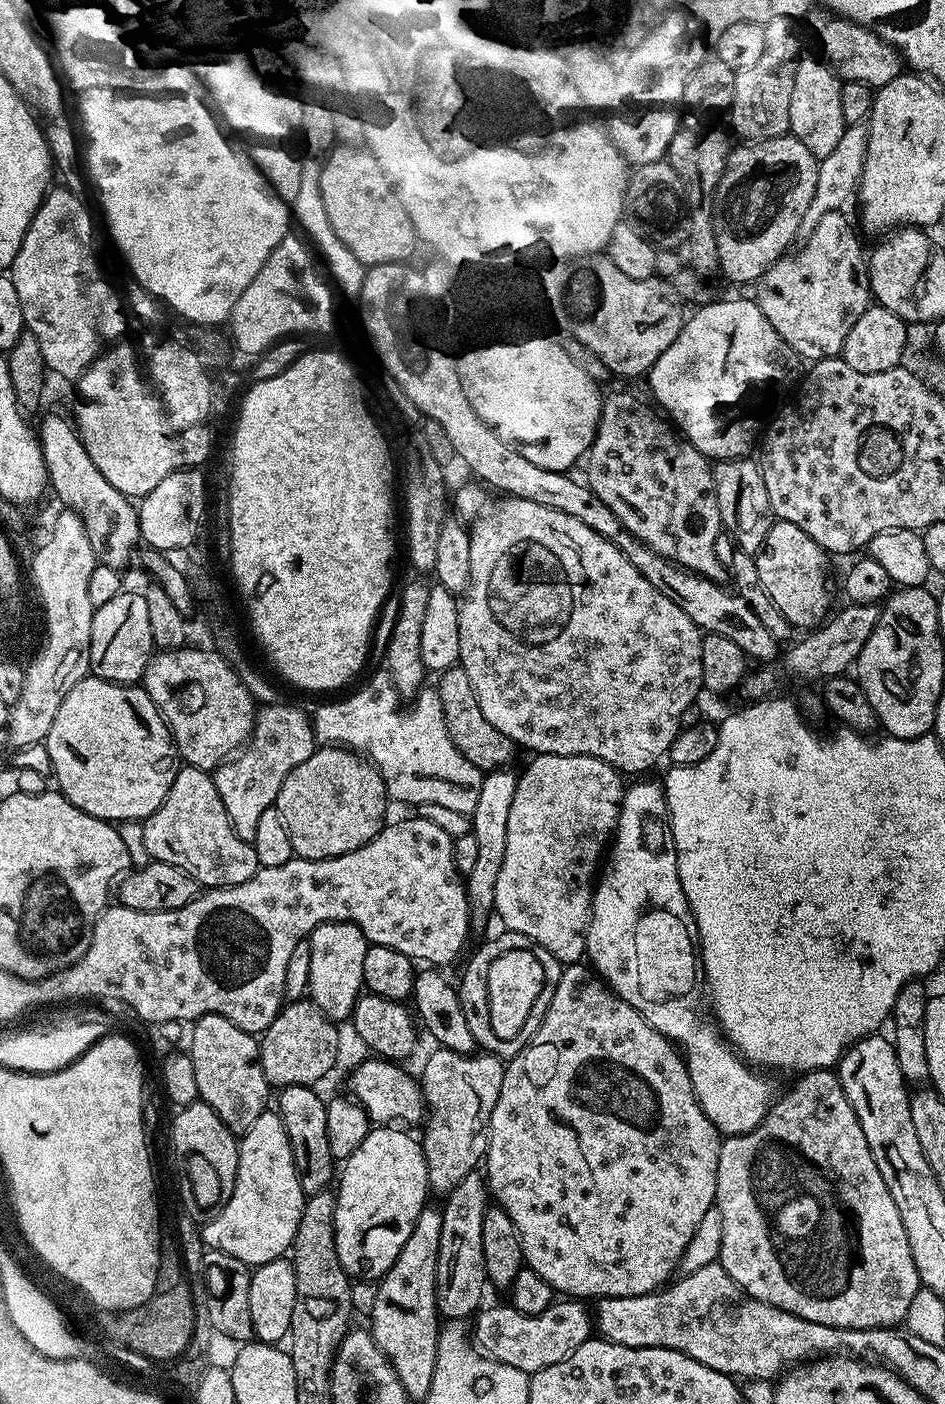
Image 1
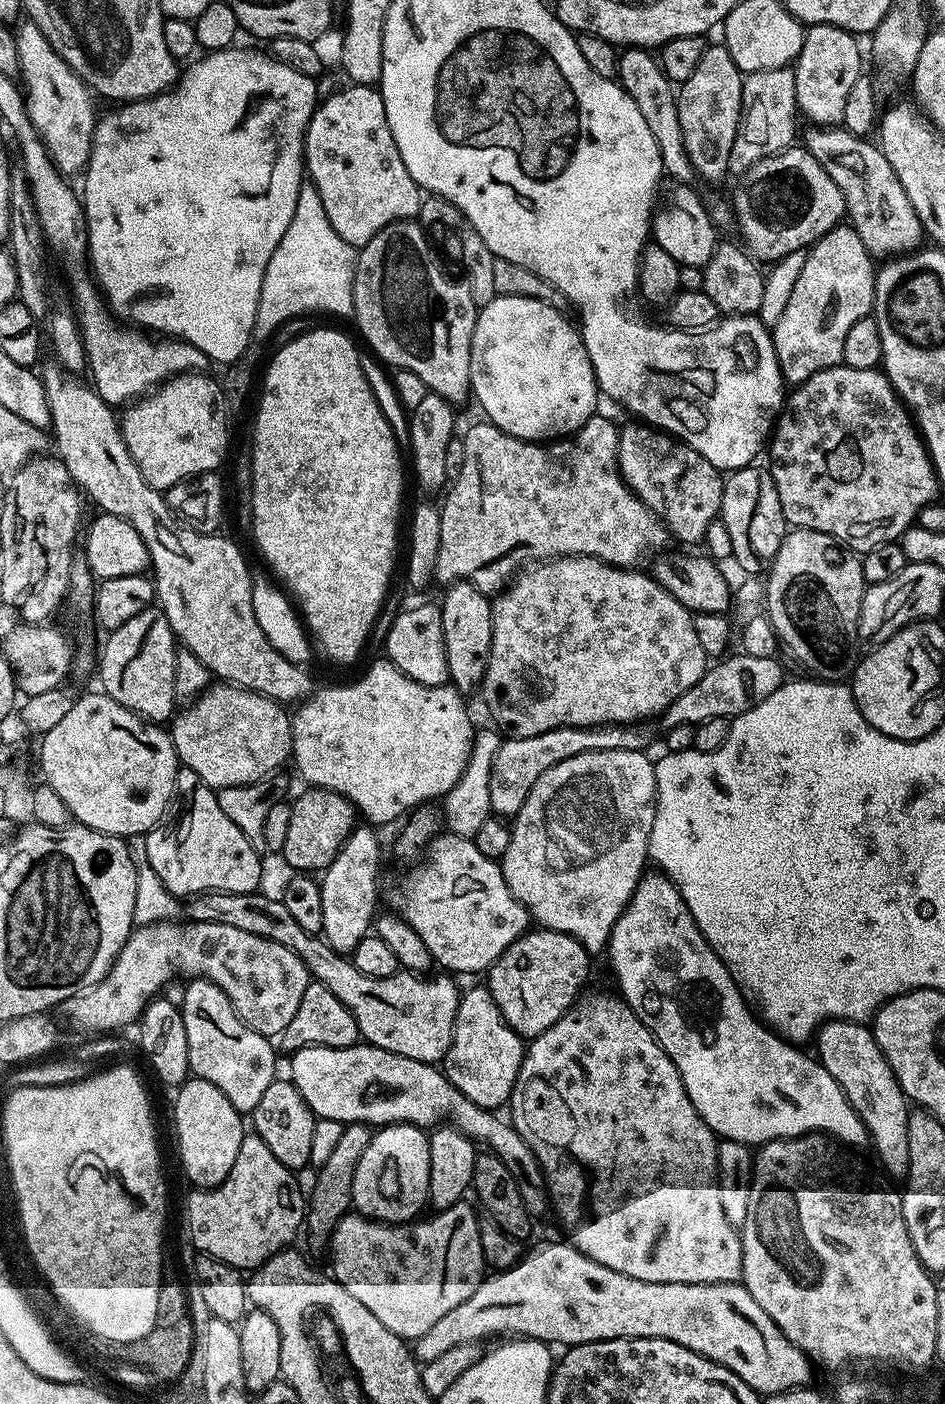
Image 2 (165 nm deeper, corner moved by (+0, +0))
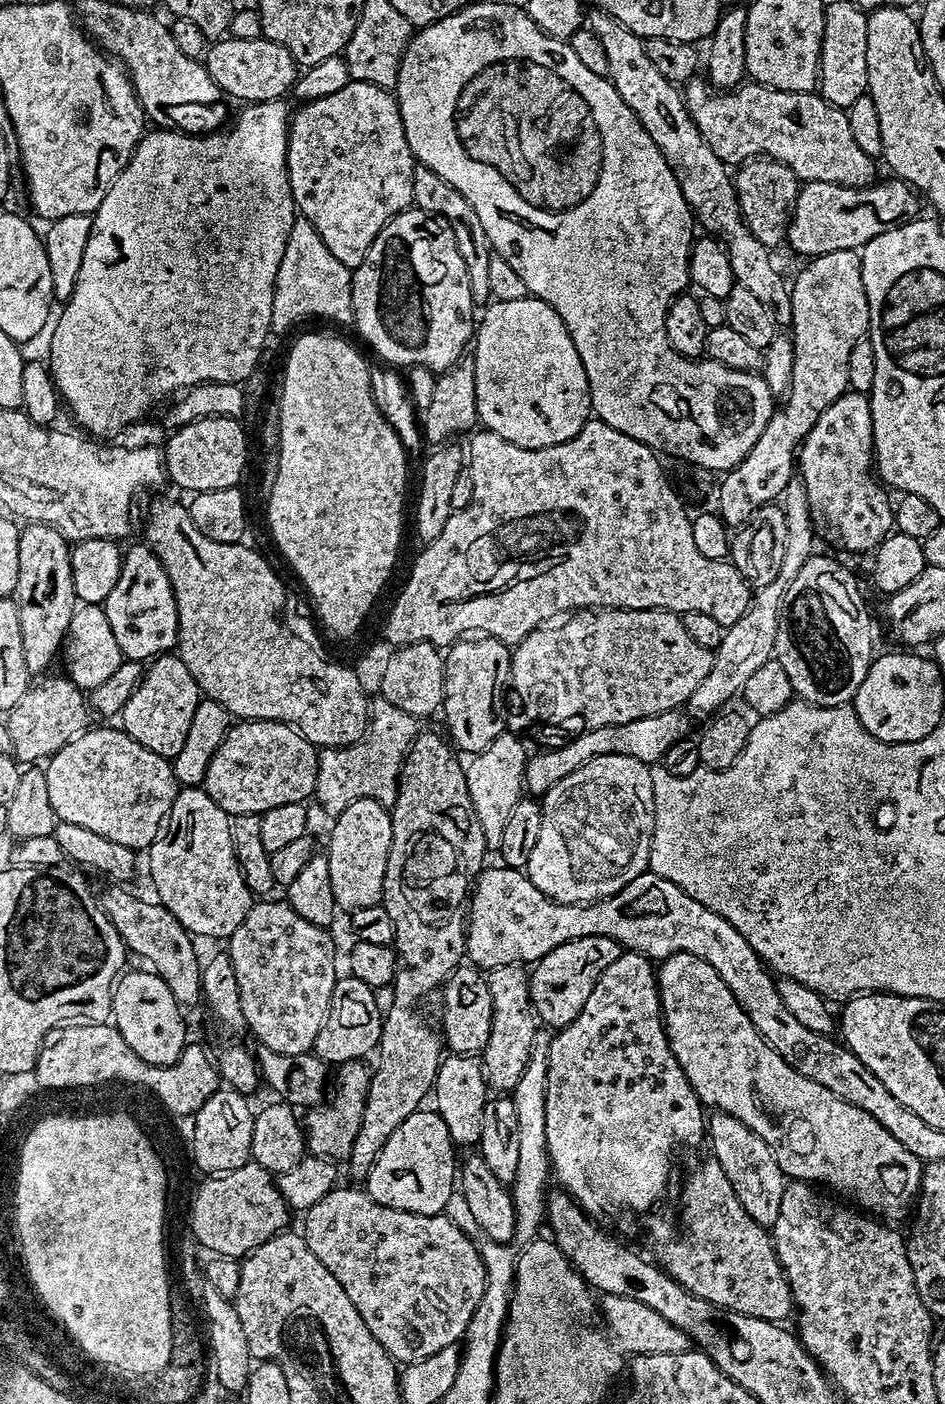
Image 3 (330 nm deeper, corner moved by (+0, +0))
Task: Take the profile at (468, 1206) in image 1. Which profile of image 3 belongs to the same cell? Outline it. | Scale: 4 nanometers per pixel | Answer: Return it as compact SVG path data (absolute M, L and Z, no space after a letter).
M337 1186L325 1194L313 1208L303 1213L302 1220L304 1220L302 1235L304 1241L310 1246L314 1258L318 1258L318 1262L322 1262L322 1266L326 1266L326 1270L330 1270L330 1274L334 1274L334 1278L338 1278L338 1282L342 1286L342 1290L346 1290L350 1302L354 1302L358 1314L362 1314L362 1322L366 1322L370 1334L374 1334L374 1338L378 1338L378 1342L392 1355L393 1360L405 1365L418 1362L422 1358L430 1358L430 1354L436 1354L438 1350L442 1350L450 1344L456 1344L459 1341L459 1336L461 1339L467 1333L468 1326L472 1323L472 1316L480 1305L480 1299L486 1286L484 1261L480 1259L480 1249L474 1243L473 1237L466 1235L459 1226L450 1222L447 1216L443 1214L423 1216L413 1212L394 1210L376 1203L367 1191L360 1189L359 1192L356 1188Z

